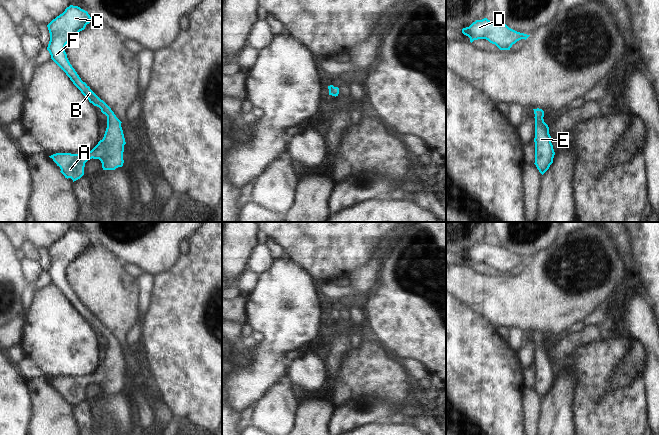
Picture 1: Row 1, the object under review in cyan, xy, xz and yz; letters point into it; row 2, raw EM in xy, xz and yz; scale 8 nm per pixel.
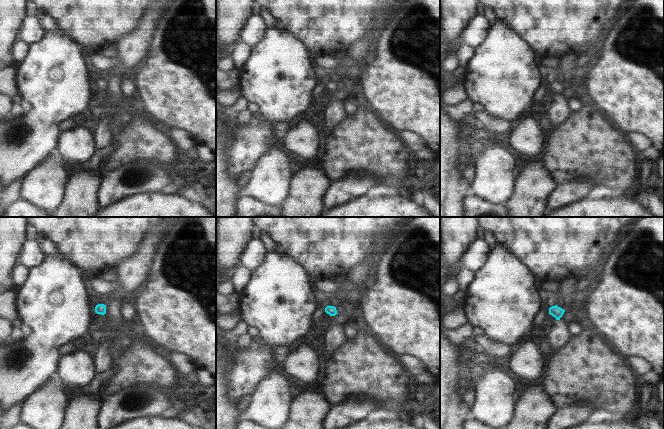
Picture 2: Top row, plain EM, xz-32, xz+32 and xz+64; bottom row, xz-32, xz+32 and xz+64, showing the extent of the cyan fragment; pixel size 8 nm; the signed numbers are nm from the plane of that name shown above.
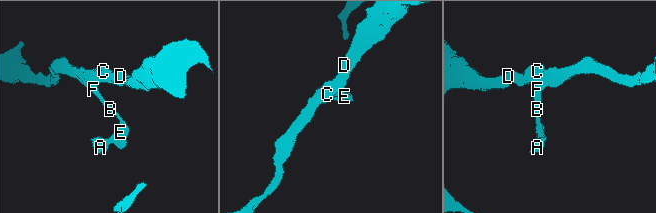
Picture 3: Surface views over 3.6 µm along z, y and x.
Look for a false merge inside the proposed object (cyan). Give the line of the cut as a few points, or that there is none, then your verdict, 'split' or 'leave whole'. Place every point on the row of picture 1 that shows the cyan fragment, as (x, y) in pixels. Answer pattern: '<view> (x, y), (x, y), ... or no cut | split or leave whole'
no cut | leave whole

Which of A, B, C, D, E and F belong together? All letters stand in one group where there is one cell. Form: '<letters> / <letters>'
A B C D E F

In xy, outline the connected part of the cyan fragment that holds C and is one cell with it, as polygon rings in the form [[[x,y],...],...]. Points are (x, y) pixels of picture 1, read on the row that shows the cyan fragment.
[[[70,5],[47,25],[50,33],[47,50],[51,59],[66,73],[89,102],[99,107],[101,112],[107,116],[104,137],[91,151],[83,154],[56,153],[49,156],[60,167],[60,172],[65,178],[71,178],[73,182],[84,175],[85,163],[89,159],[99,159],[103,170],[115,170],[122,167],[124,163],[123,152],[126,142],[121,127],[122,122],[111,108],[81,80],[65,52],[66,44],[84,30],[91,21],[92,18],[87,11]]]

